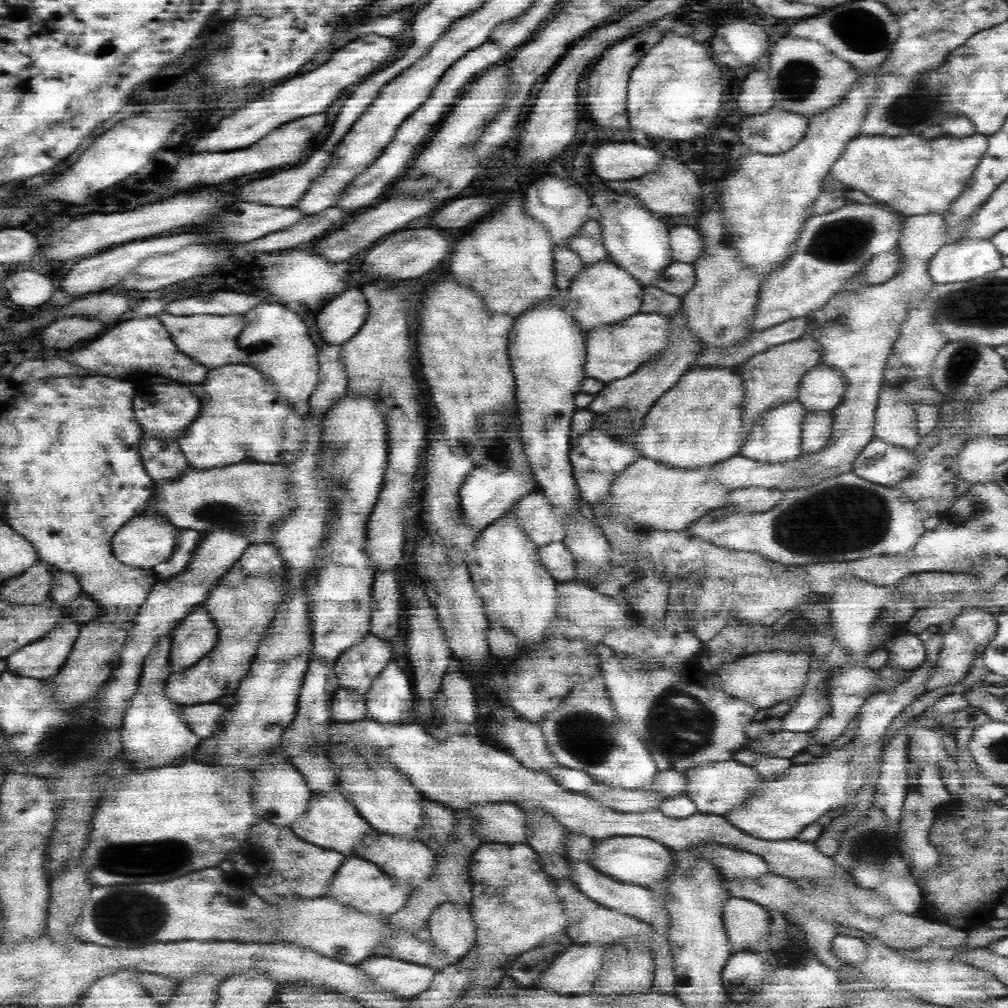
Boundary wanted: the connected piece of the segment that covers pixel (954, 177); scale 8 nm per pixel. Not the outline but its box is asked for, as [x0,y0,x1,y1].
[830,134,990,218]

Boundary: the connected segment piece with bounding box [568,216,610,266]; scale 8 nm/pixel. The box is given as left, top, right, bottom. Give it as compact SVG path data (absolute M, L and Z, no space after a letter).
M592 216L586 224L584 224L584 232L576 238L570 240L568 244L570 250L574 250L584 266L594 266L600 262L610 262L610 254L608 248L604 248L604 238L602 238L602 226L596 220L596 216Z

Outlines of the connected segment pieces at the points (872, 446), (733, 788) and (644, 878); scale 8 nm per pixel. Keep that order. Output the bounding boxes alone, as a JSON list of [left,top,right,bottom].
[[852,438,920,486],[684,760,764,816],[588,836,672,886]]

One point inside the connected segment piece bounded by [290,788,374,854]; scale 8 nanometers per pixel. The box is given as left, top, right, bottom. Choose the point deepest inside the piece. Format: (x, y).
(332, 822)

